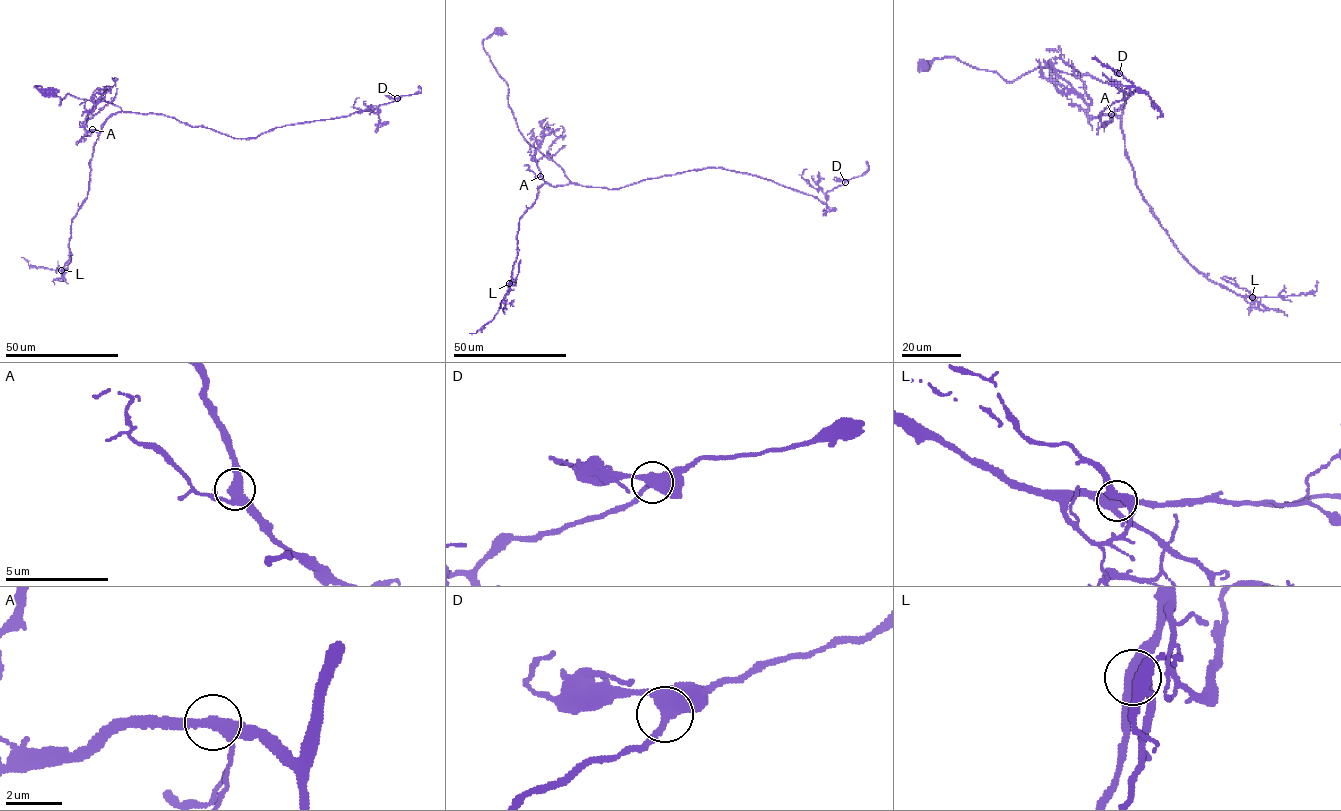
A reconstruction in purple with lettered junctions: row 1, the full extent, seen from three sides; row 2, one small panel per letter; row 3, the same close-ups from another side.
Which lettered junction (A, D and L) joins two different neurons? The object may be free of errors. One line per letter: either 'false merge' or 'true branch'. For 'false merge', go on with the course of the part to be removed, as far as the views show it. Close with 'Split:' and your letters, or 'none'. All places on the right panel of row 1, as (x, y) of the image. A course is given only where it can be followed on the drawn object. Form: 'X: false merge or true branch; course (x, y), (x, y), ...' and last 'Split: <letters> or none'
A: true branch
D: true branch
L: true branch
Split: none

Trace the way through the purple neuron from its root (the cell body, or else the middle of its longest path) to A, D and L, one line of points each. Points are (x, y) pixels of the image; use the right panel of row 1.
A: (921, 64), (954, 56), (1008, 82), (1038, 67), (1089, 75), (1123, 93), (1122, 115), (1111, 114)
D: (921, 64), (1089, 75), (1129, 94), (1105, 126), (1107, 106), (1146, 93), (1119, 73)
L: (921, 64), (954, 56), (1008, 82), (1046, 67), (1115, 85), (1153, 215), (1194, 268), (1252, 296)

